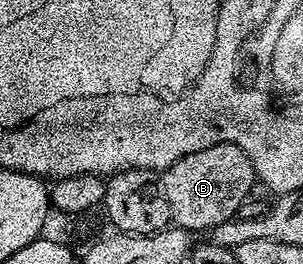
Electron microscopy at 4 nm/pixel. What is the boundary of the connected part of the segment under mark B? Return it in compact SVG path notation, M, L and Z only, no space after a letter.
M220 142L199 152L185 154L159 176L159 192L167 200L174 225L190 232L212 230L236 214L257 177L247 154L234 142Z

